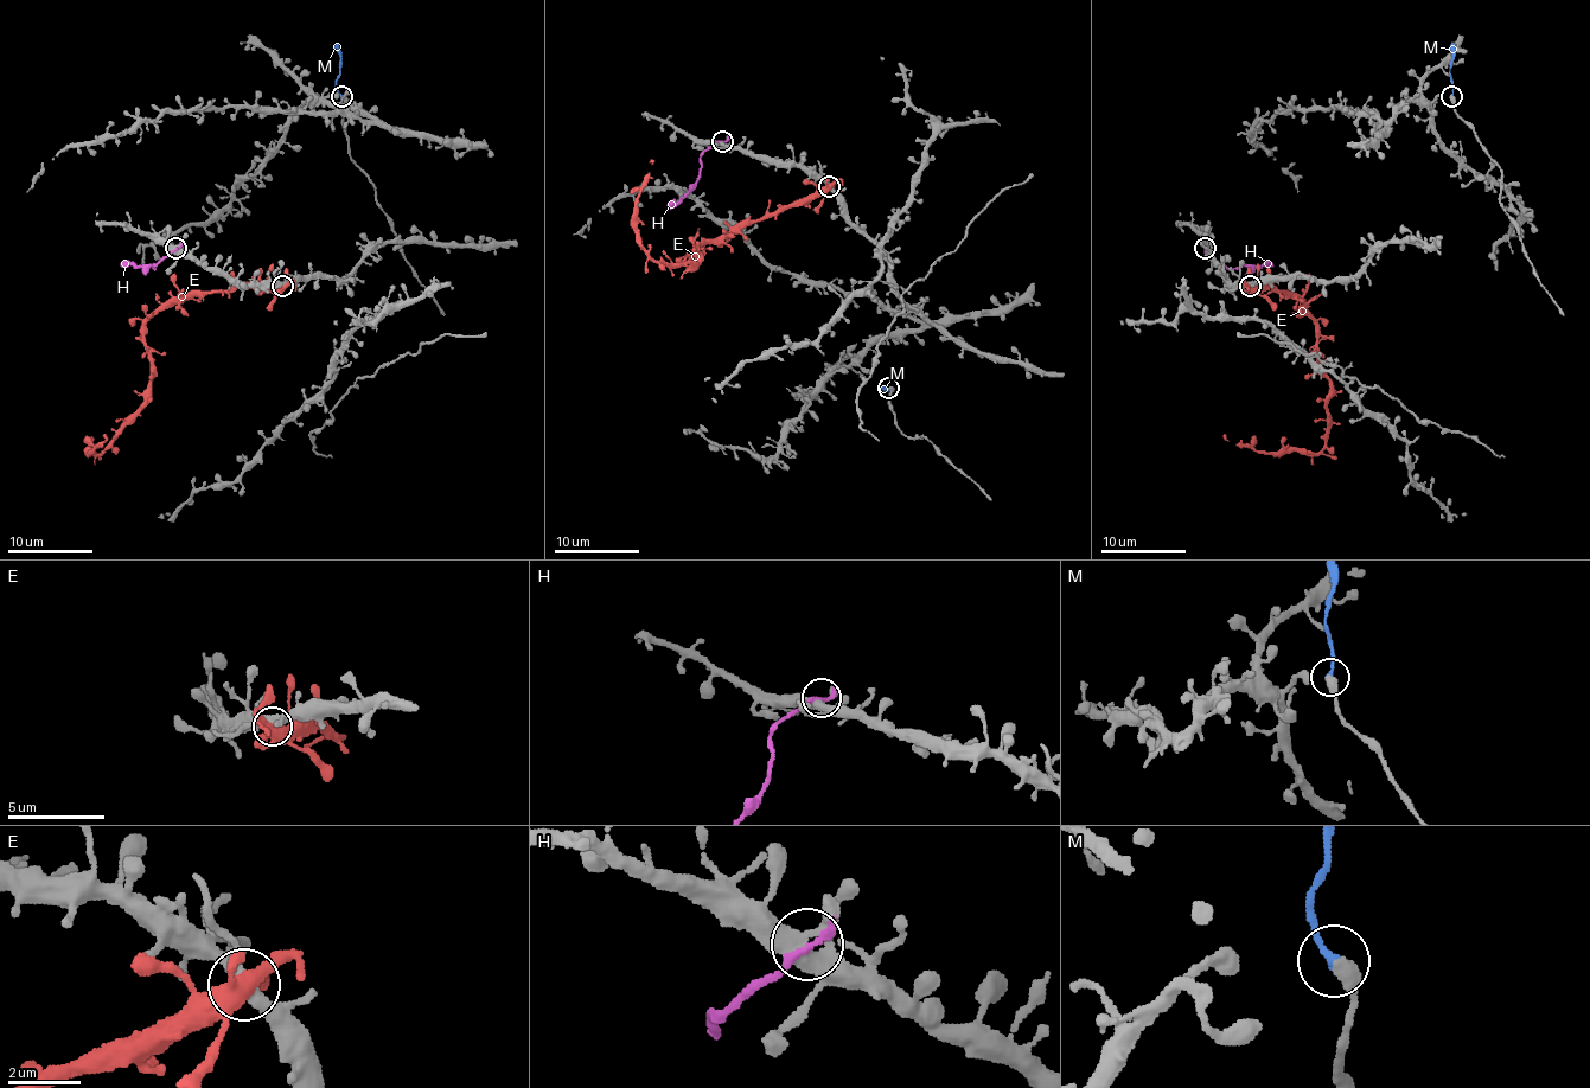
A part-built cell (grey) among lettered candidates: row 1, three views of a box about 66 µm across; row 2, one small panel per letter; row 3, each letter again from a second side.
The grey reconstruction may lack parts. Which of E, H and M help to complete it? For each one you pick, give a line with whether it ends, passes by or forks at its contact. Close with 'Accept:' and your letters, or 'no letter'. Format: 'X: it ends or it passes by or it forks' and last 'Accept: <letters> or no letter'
M: it ends
Accept: M

